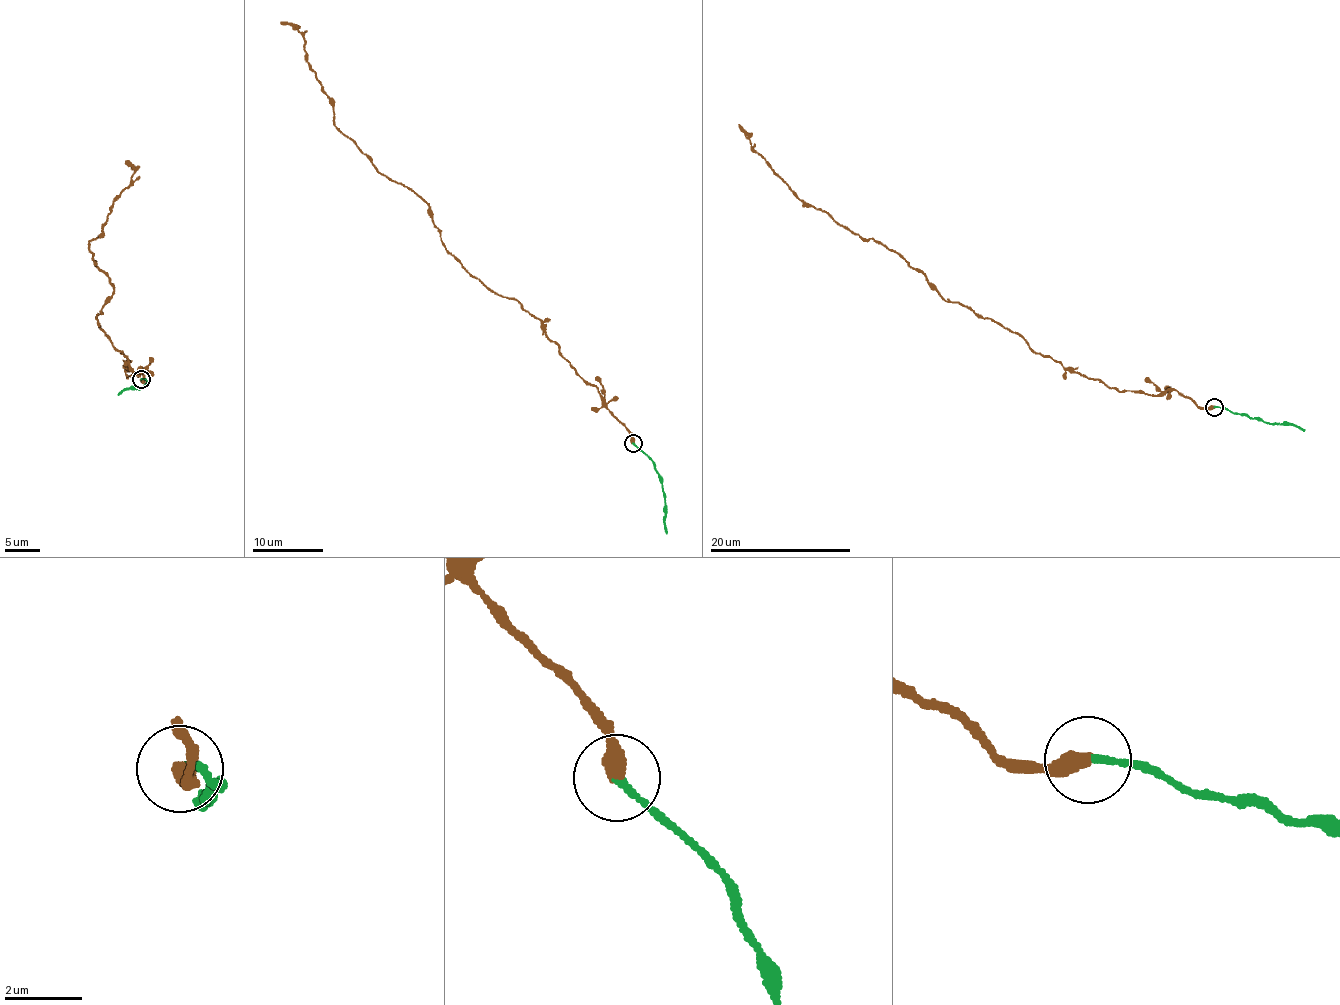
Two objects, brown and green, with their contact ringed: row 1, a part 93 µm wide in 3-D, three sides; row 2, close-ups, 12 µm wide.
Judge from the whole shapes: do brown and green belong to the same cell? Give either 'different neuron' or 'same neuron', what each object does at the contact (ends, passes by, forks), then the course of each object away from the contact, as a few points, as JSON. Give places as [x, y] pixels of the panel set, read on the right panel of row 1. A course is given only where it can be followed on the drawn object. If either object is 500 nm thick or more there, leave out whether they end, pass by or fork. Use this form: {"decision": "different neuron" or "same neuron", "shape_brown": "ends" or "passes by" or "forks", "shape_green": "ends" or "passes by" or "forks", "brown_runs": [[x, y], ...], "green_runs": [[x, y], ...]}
{"decision": "same neuron", "shape_brown": "ends", "shape_green": "ends", "brown_runs": [[1215, 407], [1071, 372], [949, 302], [878, 240], [808, 206], [739, 124]], "green_runs": [[1215, 407], [1275, 424], [1292, 423], [1304, 430]]}

